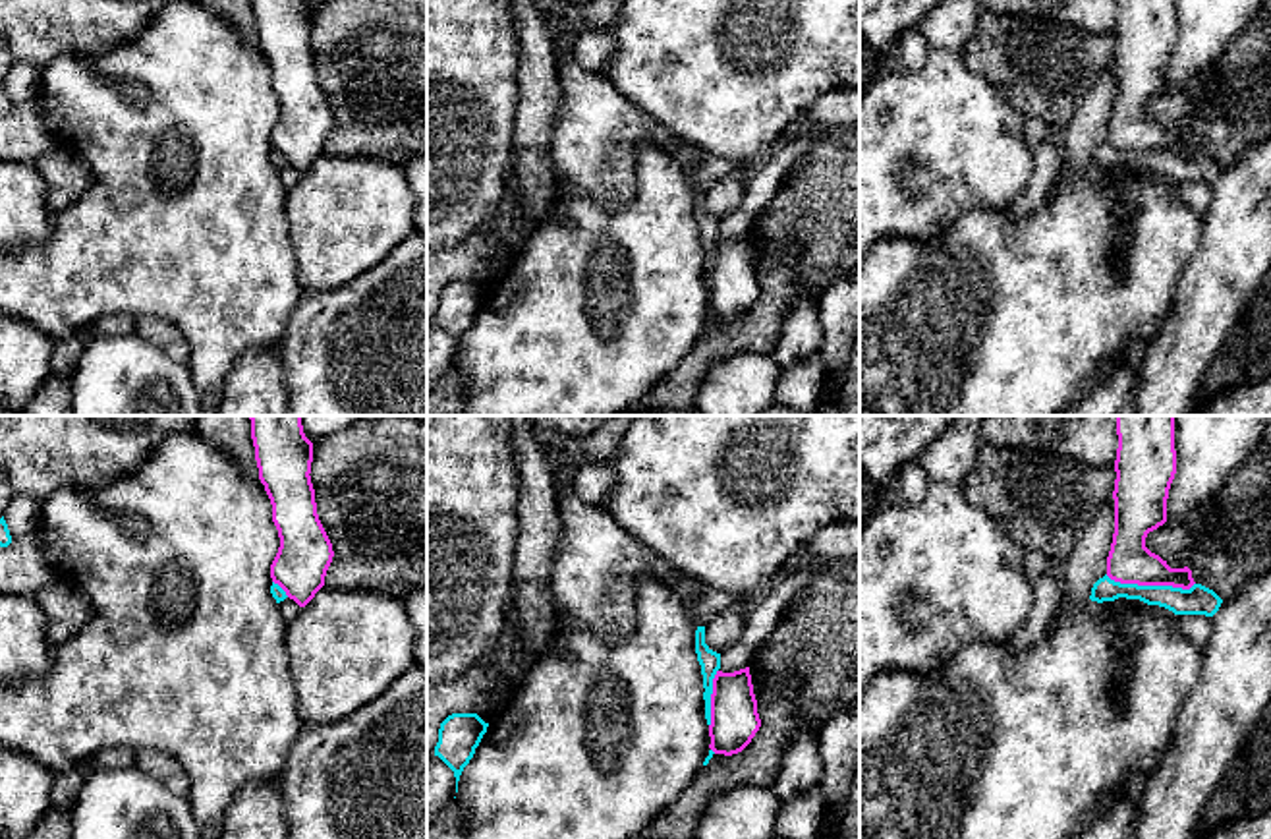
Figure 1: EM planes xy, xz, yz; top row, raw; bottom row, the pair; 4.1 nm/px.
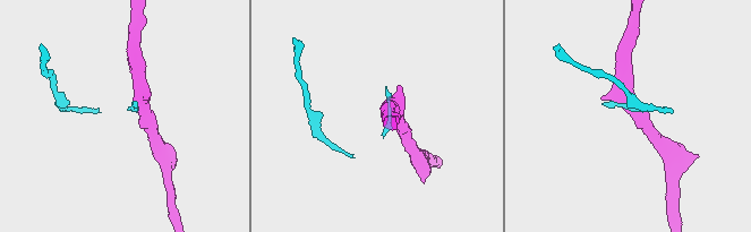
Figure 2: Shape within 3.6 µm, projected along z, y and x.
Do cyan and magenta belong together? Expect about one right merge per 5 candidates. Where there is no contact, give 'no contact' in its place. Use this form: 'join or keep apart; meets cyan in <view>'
keep apart; meets cyan in yz

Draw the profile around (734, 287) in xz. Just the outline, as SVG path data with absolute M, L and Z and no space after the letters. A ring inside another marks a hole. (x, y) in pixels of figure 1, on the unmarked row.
M749 234L717 238L711 261L709 315L715 321L742 319L761 294Z

